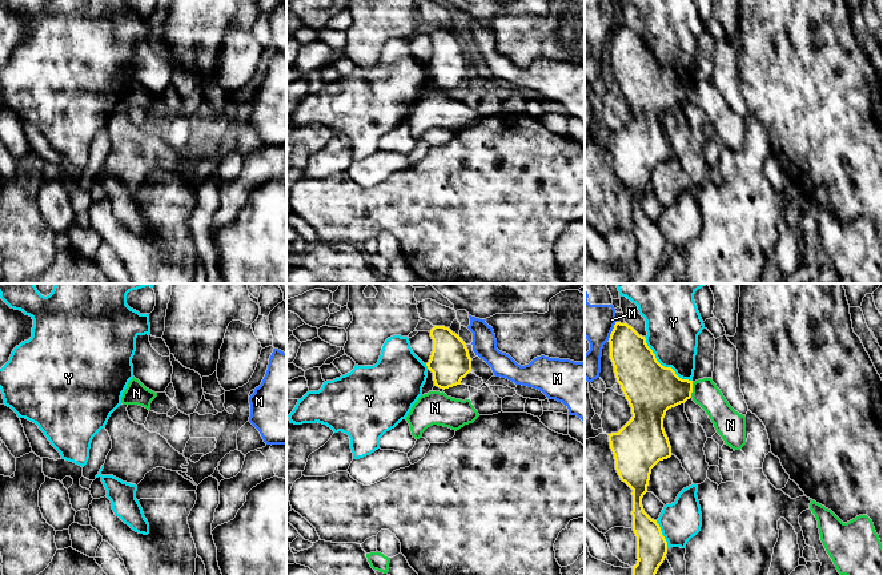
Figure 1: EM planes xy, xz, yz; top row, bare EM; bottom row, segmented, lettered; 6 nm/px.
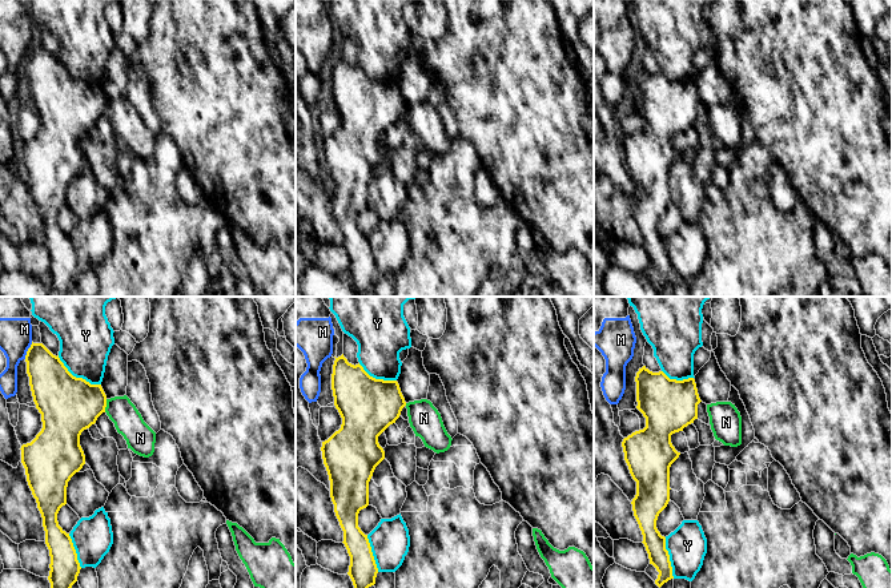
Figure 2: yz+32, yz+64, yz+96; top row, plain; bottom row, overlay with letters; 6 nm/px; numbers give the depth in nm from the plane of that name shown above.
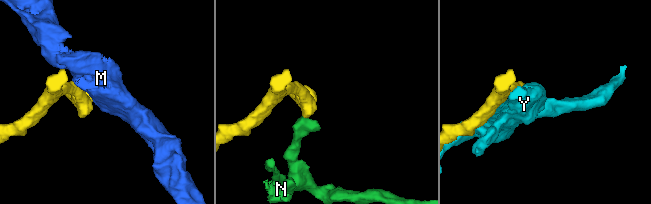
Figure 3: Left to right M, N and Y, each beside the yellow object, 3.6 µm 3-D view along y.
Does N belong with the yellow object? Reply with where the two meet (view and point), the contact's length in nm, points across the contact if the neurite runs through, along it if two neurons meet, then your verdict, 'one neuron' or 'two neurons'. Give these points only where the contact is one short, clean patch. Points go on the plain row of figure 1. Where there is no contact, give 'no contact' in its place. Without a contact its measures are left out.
yz (691, 92) | 100 nm | along yz (693, 84), (690, 99) | two neurons

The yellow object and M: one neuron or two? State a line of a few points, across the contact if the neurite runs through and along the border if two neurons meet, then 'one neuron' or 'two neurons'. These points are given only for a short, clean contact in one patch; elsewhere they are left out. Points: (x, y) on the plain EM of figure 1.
line yz (615, 23), (607, 41); two neurons

